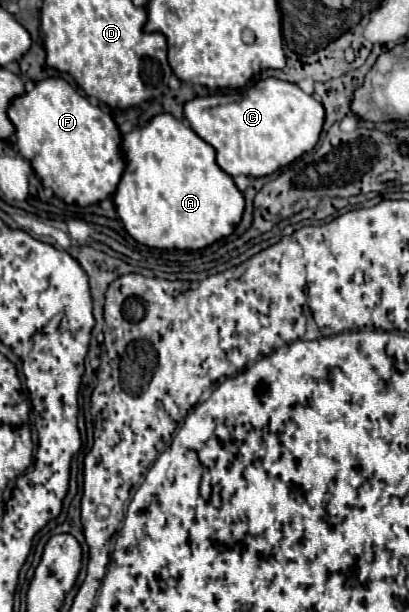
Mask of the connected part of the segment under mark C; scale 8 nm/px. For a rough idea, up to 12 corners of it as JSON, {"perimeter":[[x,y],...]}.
{"perimeter":[[270,77],[184,117],[228,175],[266,177],[316,147],[324,107]]}

